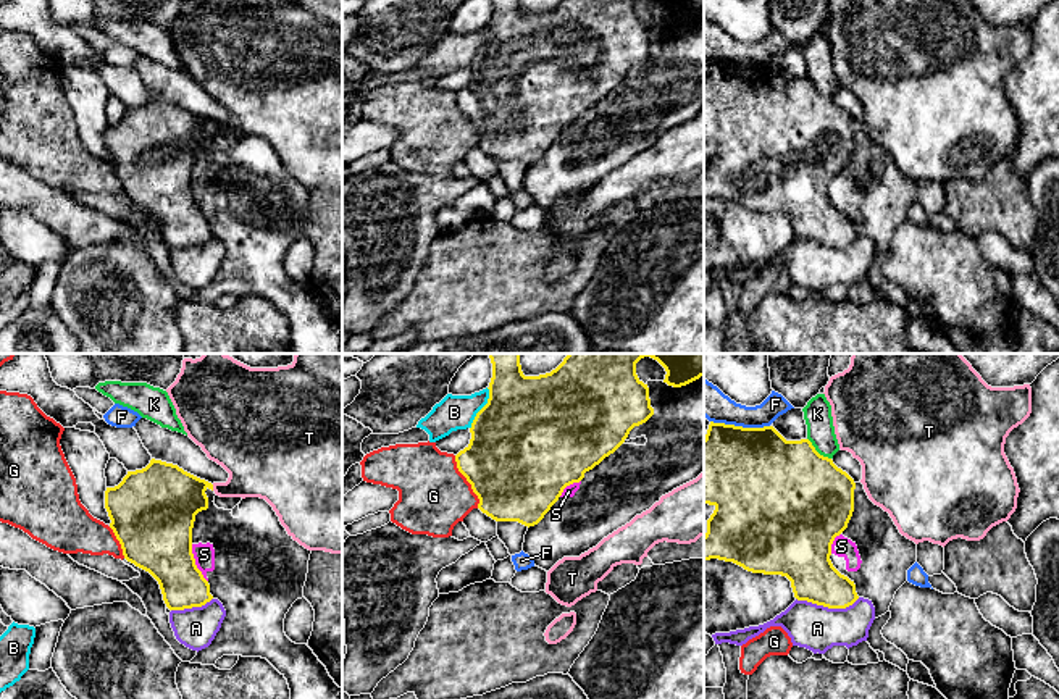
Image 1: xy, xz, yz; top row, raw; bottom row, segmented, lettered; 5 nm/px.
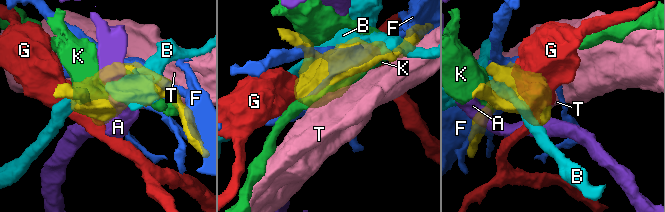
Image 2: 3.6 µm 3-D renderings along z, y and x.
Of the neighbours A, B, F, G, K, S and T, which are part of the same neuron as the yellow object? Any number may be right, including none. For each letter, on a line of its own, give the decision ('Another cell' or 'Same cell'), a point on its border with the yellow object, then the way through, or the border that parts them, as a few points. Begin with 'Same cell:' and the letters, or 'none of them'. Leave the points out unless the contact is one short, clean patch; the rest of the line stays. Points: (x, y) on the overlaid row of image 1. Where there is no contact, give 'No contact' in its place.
Same cell: none of them
A: Another cell. Touches yellow at yz (827, 606)
B: Another cell. Touches yellow at xz (481, 409)
F: Another cell. Touches yellow at yz (740, 426)
G: Another cell. Touches yellow at xz (467, 480)
K: Another cell. Touches yellow at yz (816, 451)
S: Another cell. Touches yellow at xy (194, 564). Boundary: xy (191, 544), (194, 564), (207, 581)
T: Another cell. Touches yellow at xy (212, 488). Boundary: xy (212, 485), (213, 489)

